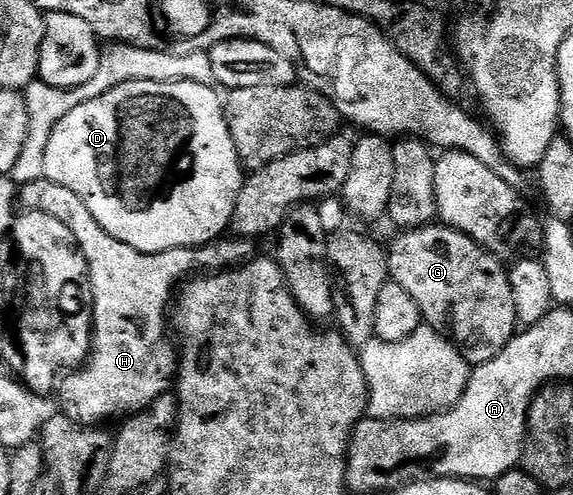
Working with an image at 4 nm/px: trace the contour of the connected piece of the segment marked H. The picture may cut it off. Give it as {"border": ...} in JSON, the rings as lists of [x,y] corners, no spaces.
{"border":[[[46,179],[20,185],[17,204],[22,209],[51,214],[59,218],[59,222],[63,222],[67,230],[71,230],[74,240],[77,241],[77,247],[85,255],[85,261],[89,267],[89,277],[93,287],[91,301],[93,346],[84,365],[70,371],[59,384],[60,411],[75,423],[86,426],[101,426],[109,422],[105,420],[113,420],[116,416],[128,418],[135,412],[142,412],[144,408],[151,406],[151,402],[155,402],[155,398],[166,395],[174,387],[179,367],[179,348],[174,341],[173,344],[169,341],[169,332],[171,336],[171,301],[179,285],[194,274],[236,268],[237,265],[252,260],[255,256],[254,241],[240,238],[218,238],[212,240],[210,244],[202,244],[199,248],[140,252],[135,250],[135,246],[127,246],[127,242],[119,242],[119,238],[111,238],[111,234],[107,234],[107,230],[103,230],[103,226],[95,222],[91,210],[87,210],[79,194],[67,190],[67,186],[59,186],[59,182]]]}

